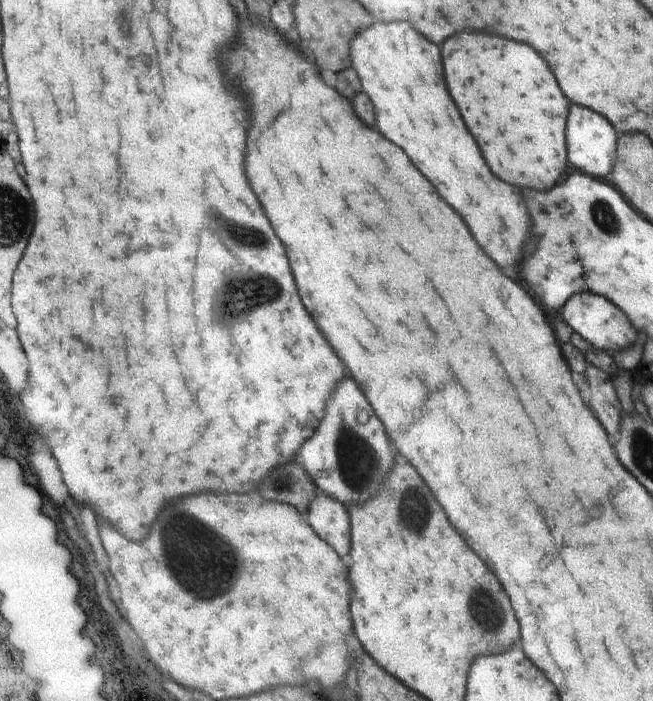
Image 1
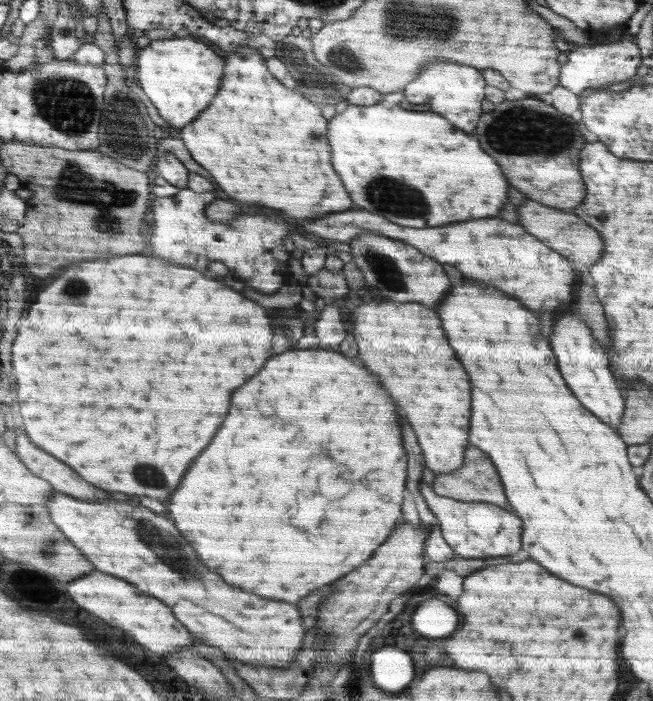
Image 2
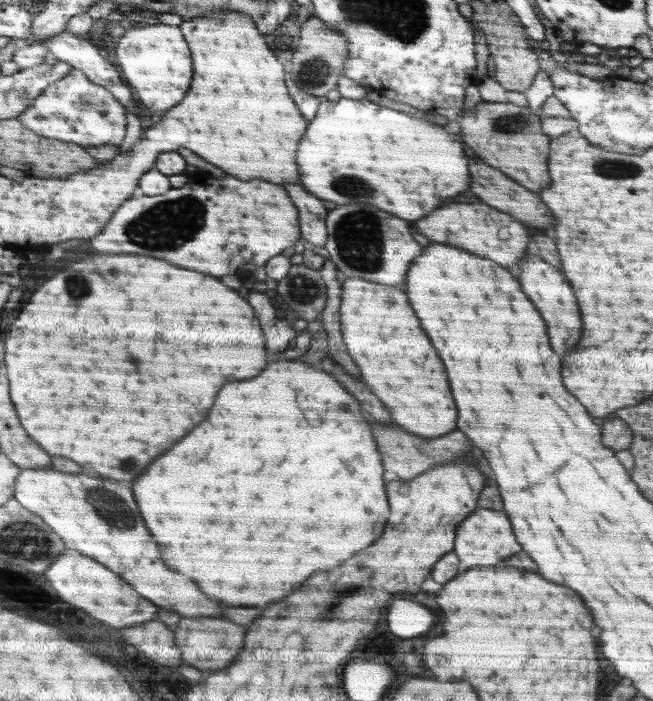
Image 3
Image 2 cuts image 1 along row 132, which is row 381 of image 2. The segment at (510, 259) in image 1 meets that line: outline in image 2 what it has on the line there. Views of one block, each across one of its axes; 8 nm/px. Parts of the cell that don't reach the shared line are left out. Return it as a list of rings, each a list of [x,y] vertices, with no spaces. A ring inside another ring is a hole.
[[[362,303],[352,312],[360,360],[384,380],[384,388],[404,408],[424,454],[425,468],[433,475],[454,473],[463,466],[470,430],[470,378],[454,356],[440,318],[422,304]]]

